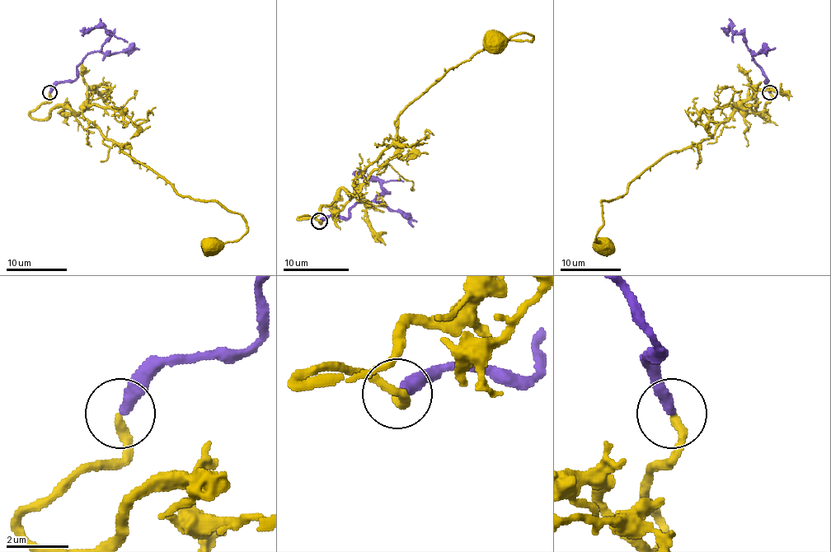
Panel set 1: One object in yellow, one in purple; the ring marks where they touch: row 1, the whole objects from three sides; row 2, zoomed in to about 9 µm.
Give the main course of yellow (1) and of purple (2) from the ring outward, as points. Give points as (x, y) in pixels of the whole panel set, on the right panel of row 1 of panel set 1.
1: (769, 93), (767, 119), (739, 108), (708, 138), (602, 201), (603, 246)
2: (769, 93), (765, 83), (767, 79), (744, 36), (731, 27), (725, 30)

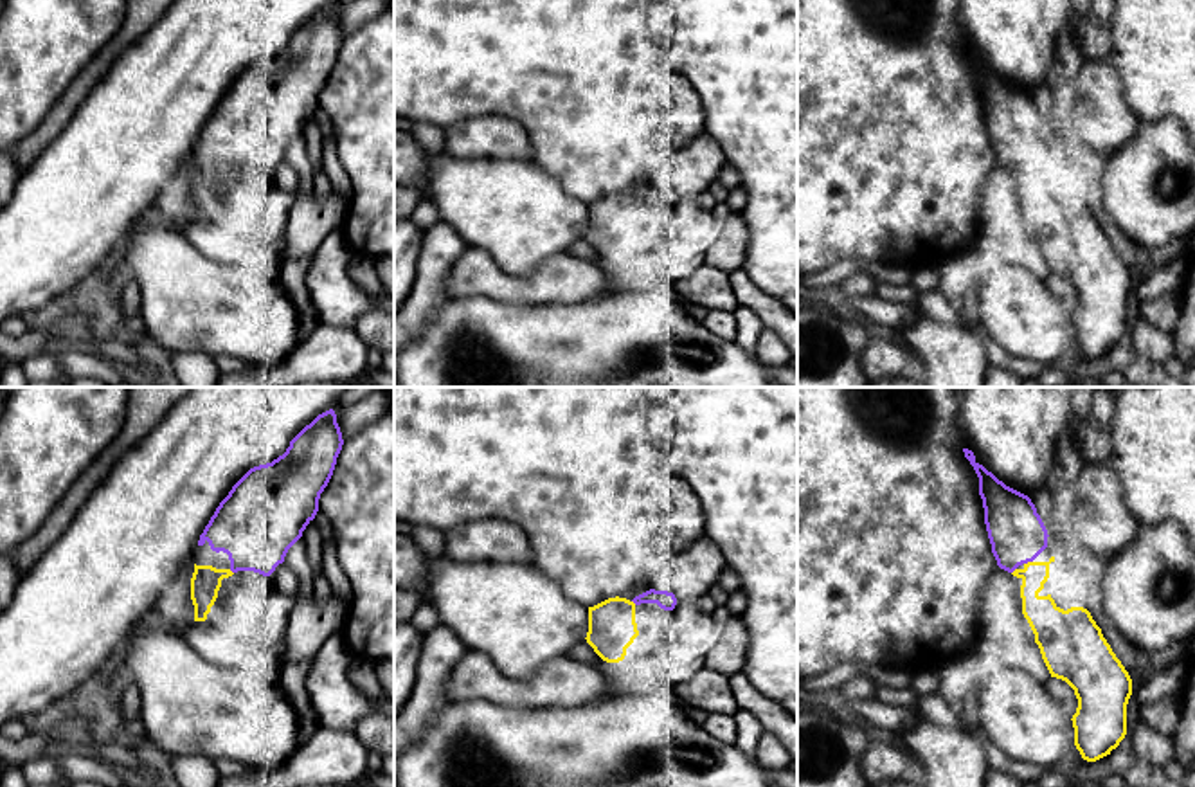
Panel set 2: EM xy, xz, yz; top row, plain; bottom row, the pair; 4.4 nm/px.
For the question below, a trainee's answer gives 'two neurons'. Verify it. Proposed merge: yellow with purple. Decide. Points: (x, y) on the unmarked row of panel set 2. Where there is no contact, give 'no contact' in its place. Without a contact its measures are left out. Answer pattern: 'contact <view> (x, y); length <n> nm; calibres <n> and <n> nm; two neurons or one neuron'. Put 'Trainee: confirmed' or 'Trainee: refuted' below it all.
contact yz (1028, 159); length 40 nm; calibres 150 and 260 nm; one neuron
Trainee: refuted

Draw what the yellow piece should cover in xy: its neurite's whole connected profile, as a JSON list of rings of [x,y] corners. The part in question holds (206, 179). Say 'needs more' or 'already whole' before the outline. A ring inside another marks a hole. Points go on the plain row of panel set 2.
already whole; [[[196,162],[191,175],[191,196],[194,202],[194,218],[205,218],[211,204],[218,194],[221,176],[232,173],[230,166],[216,166],[212,162]]]

